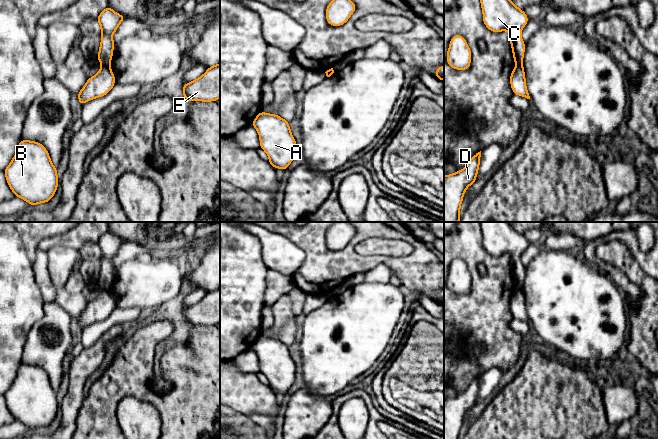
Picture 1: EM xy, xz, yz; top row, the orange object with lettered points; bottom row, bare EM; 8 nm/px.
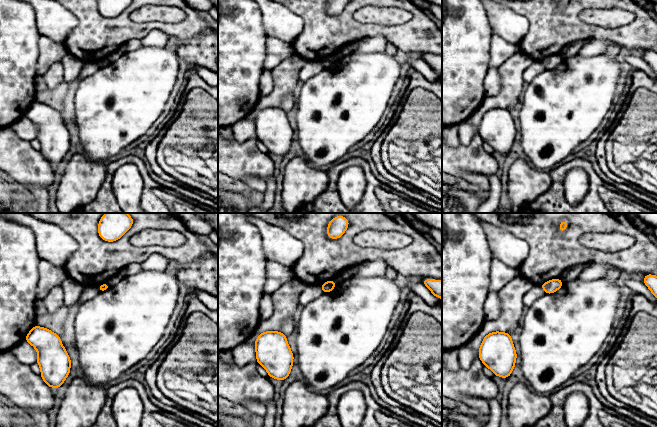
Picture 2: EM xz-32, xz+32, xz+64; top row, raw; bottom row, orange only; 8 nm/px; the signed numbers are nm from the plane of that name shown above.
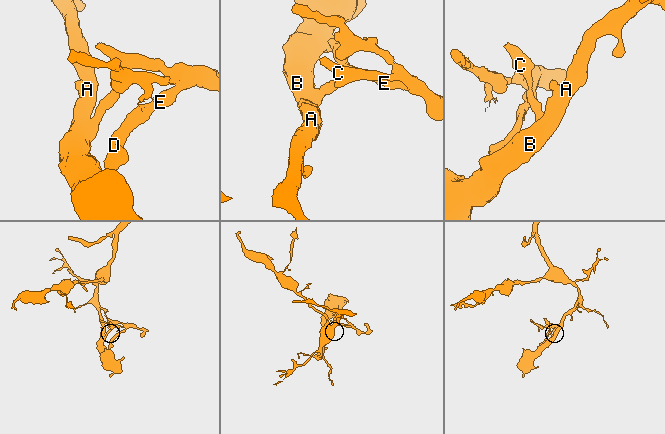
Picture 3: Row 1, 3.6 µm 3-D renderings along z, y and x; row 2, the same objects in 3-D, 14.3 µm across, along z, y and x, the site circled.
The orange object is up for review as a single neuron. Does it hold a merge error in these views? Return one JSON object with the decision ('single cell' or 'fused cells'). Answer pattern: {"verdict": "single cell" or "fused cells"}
{"verdict": "fused cells"}

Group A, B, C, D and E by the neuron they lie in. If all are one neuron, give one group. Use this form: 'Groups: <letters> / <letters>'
Groups: A B / C D E

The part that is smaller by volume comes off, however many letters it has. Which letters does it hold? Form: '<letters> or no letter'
C, D, E

